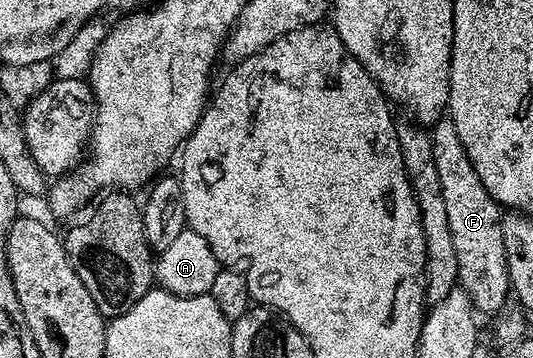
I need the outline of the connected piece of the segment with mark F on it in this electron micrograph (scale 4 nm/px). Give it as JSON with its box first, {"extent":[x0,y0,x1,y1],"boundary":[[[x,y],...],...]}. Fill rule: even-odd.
{"extent":[431,118,510,312],"boundary":[[[441,118],[431,125],[434,167],[438,169],[438,182],[442,182],[442,203],[446,206],[446,219],[450,226],[450,239],[458,260],[459,287],[472,300],[473,309],[496,312],[510,300],[506,249],[503,246],[502,209],[492,195],[482,186],[470,162],[451,118]]]}

